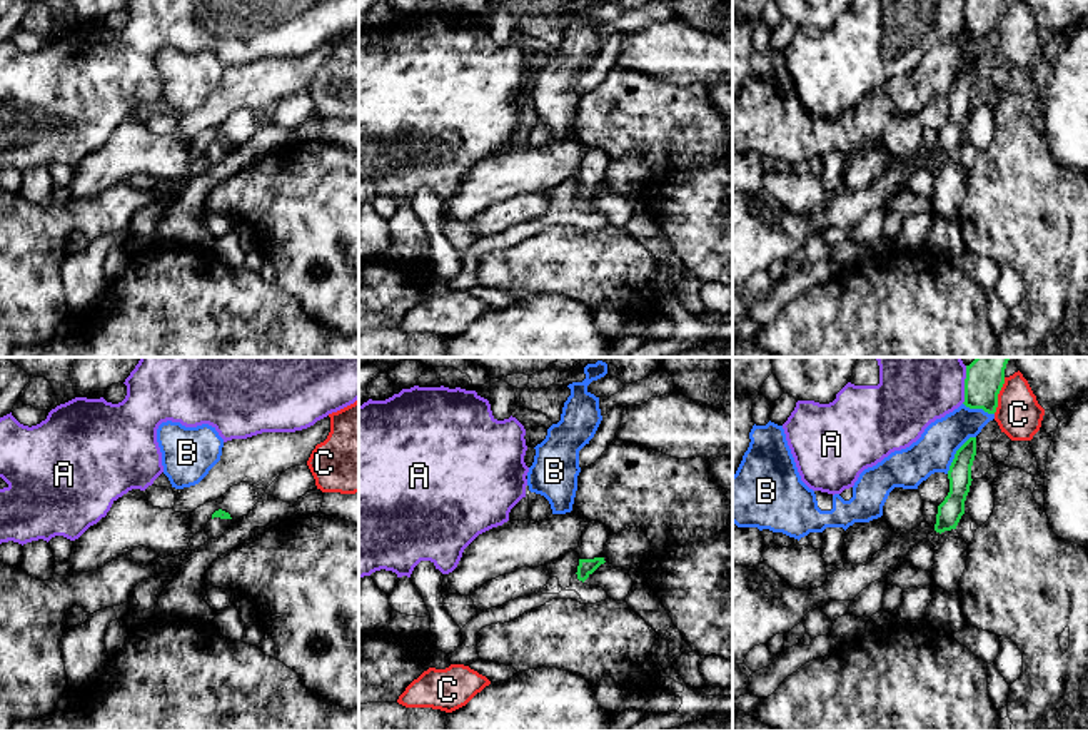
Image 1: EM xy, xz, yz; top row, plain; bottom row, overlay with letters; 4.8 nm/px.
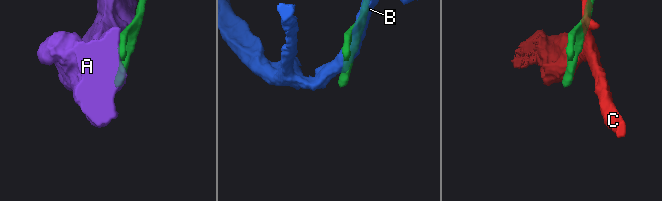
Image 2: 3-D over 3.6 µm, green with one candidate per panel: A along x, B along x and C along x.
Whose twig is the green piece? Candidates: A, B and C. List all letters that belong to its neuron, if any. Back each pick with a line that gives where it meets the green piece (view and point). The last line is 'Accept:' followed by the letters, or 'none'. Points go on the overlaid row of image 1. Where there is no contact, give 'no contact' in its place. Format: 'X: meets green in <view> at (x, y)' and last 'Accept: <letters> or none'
Accept: none

